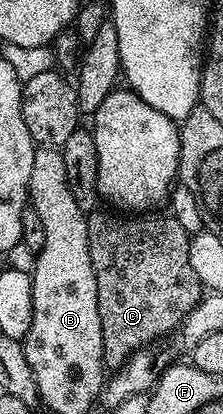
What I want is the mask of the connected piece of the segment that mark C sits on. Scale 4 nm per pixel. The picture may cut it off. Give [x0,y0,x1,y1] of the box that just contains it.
[87,209,205,369]

